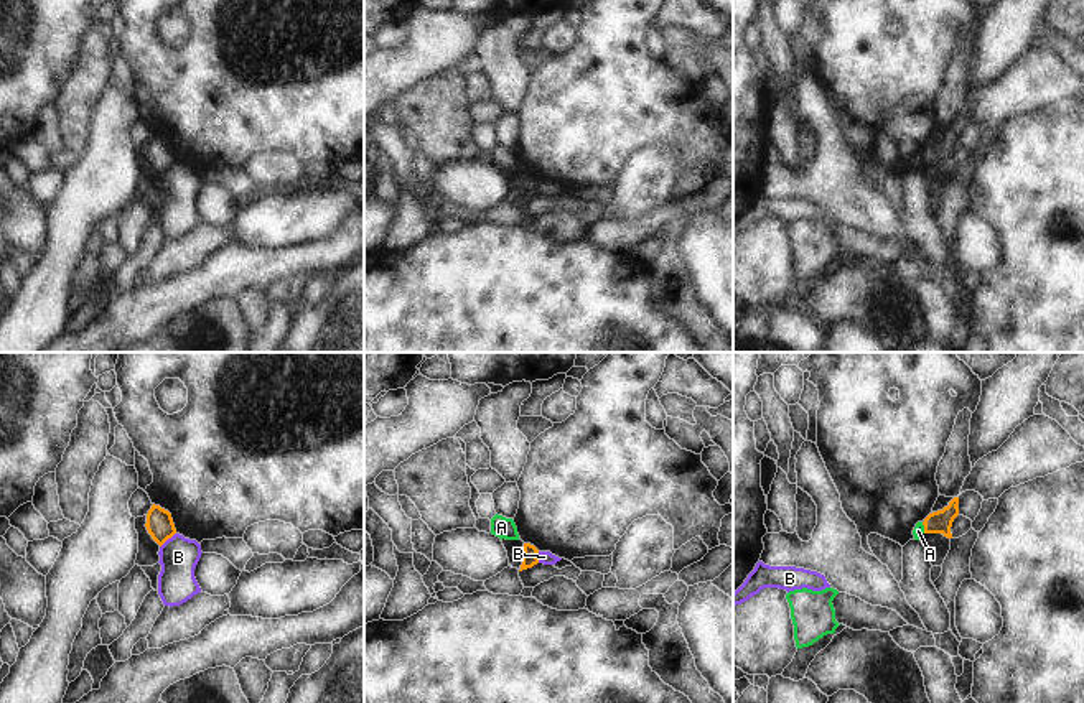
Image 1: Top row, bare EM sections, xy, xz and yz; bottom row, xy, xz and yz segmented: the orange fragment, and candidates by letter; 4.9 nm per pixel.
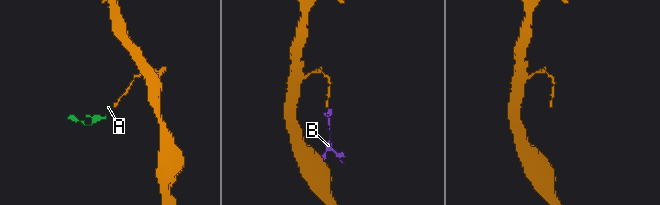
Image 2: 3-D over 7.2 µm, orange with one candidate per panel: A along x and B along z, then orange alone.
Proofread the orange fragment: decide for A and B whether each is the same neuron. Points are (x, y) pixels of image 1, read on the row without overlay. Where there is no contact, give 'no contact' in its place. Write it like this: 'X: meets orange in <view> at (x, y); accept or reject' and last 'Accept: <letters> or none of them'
A: meets orange in yz at (925, 158); reject
B: meets orange in xy at (167, 170); reject
Accept: none of them

